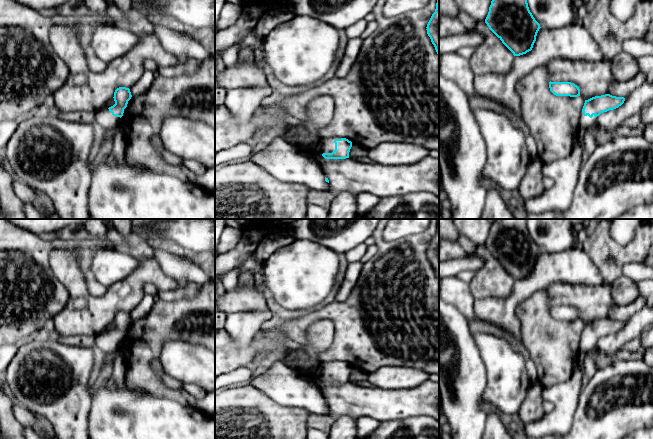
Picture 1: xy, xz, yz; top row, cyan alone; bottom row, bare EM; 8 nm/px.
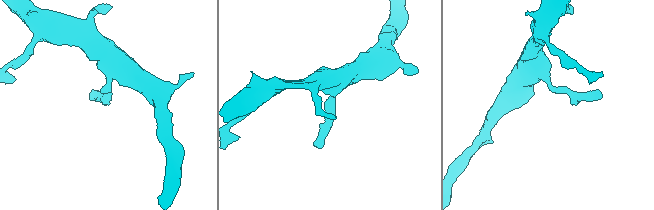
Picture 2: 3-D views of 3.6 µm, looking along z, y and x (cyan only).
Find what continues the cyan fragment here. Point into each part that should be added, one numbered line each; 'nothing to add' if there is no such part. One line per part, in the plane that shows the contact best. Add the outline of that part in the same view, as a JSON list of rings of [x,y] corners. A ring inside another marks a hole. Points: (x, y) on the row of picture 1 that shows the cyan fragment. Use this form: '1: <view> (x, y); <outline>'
1: xz (325, 145); [[[321,137],[318,140],[318,150],[323,153],[332,153],[335,150],[335,139],[341,139],[341,137],[330,137],[323,138]]]

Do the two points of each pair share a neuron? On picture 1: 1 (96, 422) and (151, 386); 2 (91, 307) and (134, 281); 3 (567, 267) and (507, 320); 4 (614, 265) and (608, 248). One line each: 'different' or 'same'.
1: different
2: same
3: same
4: same

